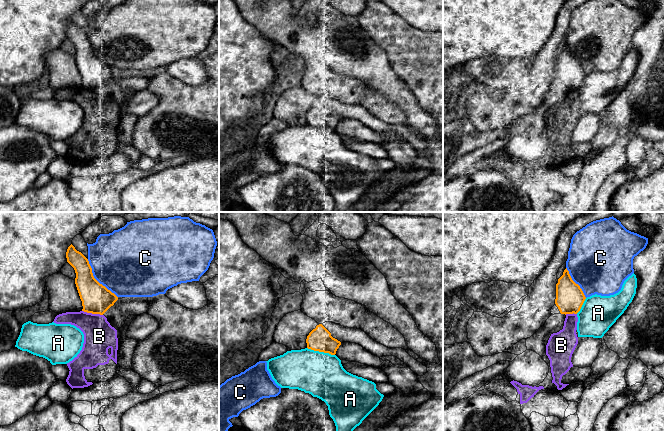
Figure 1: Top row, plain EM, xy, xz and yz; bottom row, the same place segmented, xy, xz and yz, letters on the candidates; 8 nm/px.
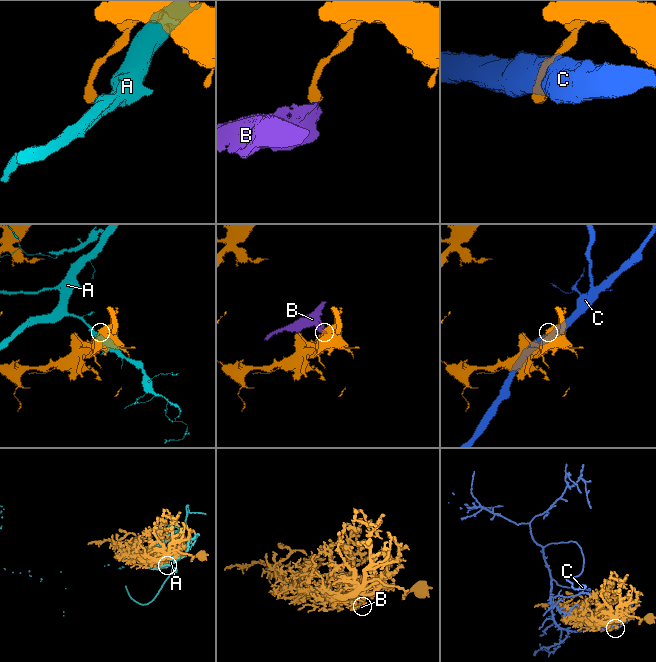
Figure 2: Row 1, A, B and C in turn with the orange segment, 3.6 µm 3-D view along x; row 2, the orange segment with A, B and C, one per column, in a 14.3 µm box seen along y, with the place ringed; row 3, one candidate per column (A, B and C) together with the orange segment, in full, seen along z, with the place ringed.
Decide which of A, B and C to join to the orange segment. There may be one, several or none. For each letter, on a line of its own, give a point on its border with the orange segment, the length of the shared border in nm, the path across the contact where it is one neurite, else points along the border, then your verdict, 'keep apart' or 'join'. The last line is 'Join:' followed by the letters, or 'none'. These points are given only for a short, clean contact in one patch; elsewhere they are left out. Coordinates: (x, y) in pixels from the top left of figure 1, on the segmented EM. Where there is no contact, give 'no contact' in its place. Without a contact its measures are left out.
A: meets orange in xz at (321, 351); contact 240 nm long; keep apart
B: meets orange in xy at (92, 313); contact 170 nm long; keep apart
C: meets orange in xy at (96, 280); contact 400 nm long; keep apart
Join: none

